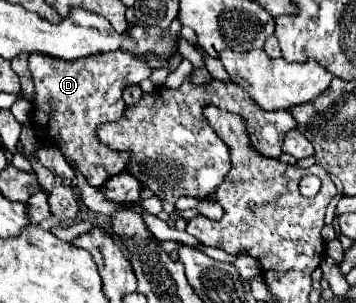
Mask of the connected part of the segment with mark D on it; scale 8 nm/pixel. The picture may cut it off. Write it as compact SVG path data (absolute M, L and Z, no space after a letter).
M31 52L29 70L33 74L37 98L31 122L41 142L57 146L95 188L123 172L129 154L103 146L95 130L99 124L117 122L123 116L123 88L149 78L153 68L149 68L145 60L133 60L129 52L103 52L101 56L87 56L85 60L53 60L51 56L41 56L41 52Z

